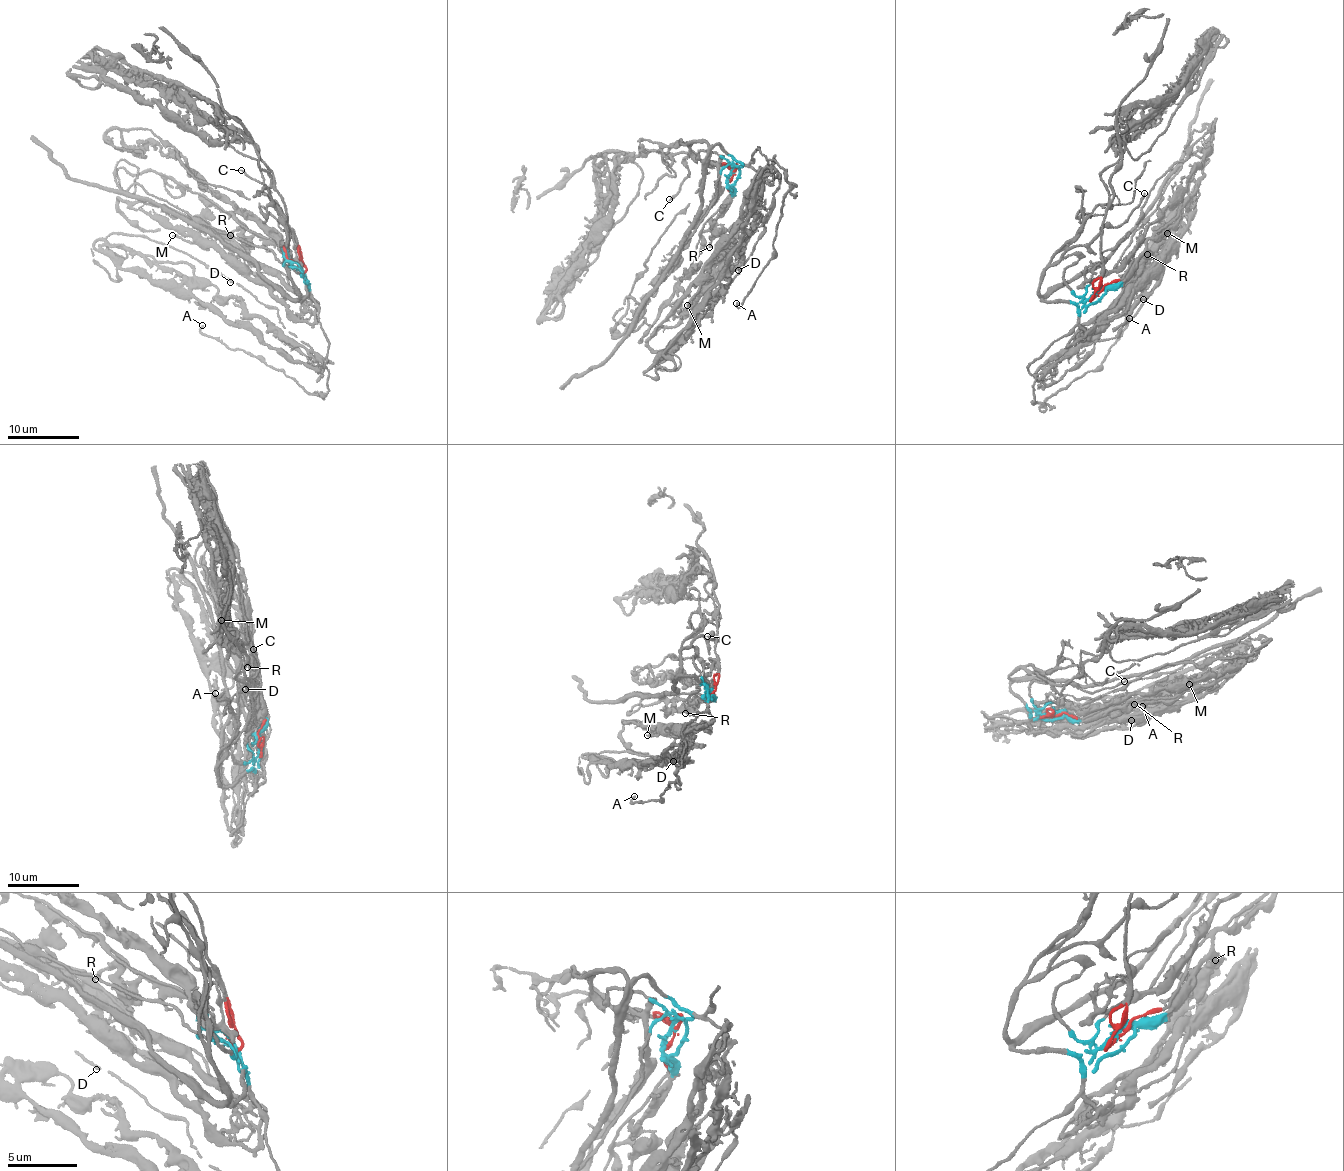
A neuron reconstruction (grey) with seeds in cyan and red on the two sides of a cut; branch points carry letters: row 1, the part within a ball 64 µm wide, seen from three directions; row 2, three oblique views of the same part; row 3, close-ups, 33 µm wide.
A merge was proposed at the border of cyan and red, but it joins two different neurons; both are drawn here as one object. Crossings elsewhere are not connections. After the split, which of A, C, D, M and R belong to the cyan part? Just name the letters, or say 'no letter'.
A, C, D, M, R

